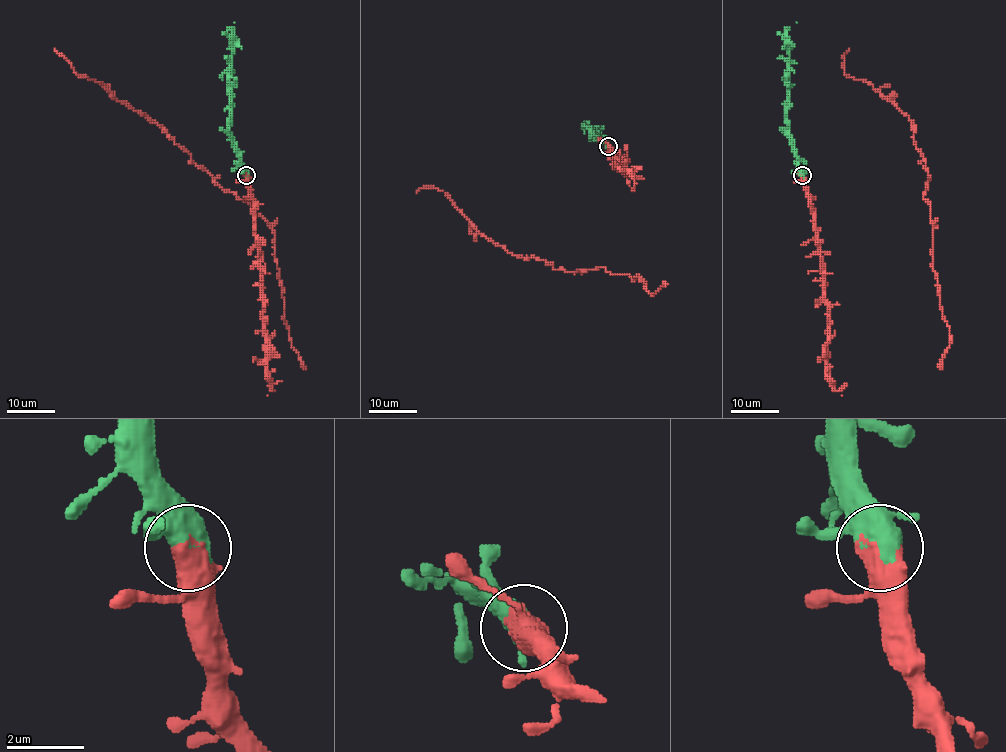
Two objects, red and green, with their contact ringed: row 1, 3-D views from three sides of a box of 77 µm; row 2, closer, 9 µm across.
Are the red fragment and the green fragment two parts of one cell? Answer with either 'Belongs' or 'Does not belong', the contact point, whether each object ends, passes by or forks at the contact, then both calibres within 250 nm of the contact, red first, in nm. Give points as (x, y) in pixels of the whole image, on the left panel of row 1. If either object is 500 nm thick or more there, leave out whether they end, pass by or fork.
Belongs. Place: (246, 175). Thickness 550 nm (red) against 600 nm

